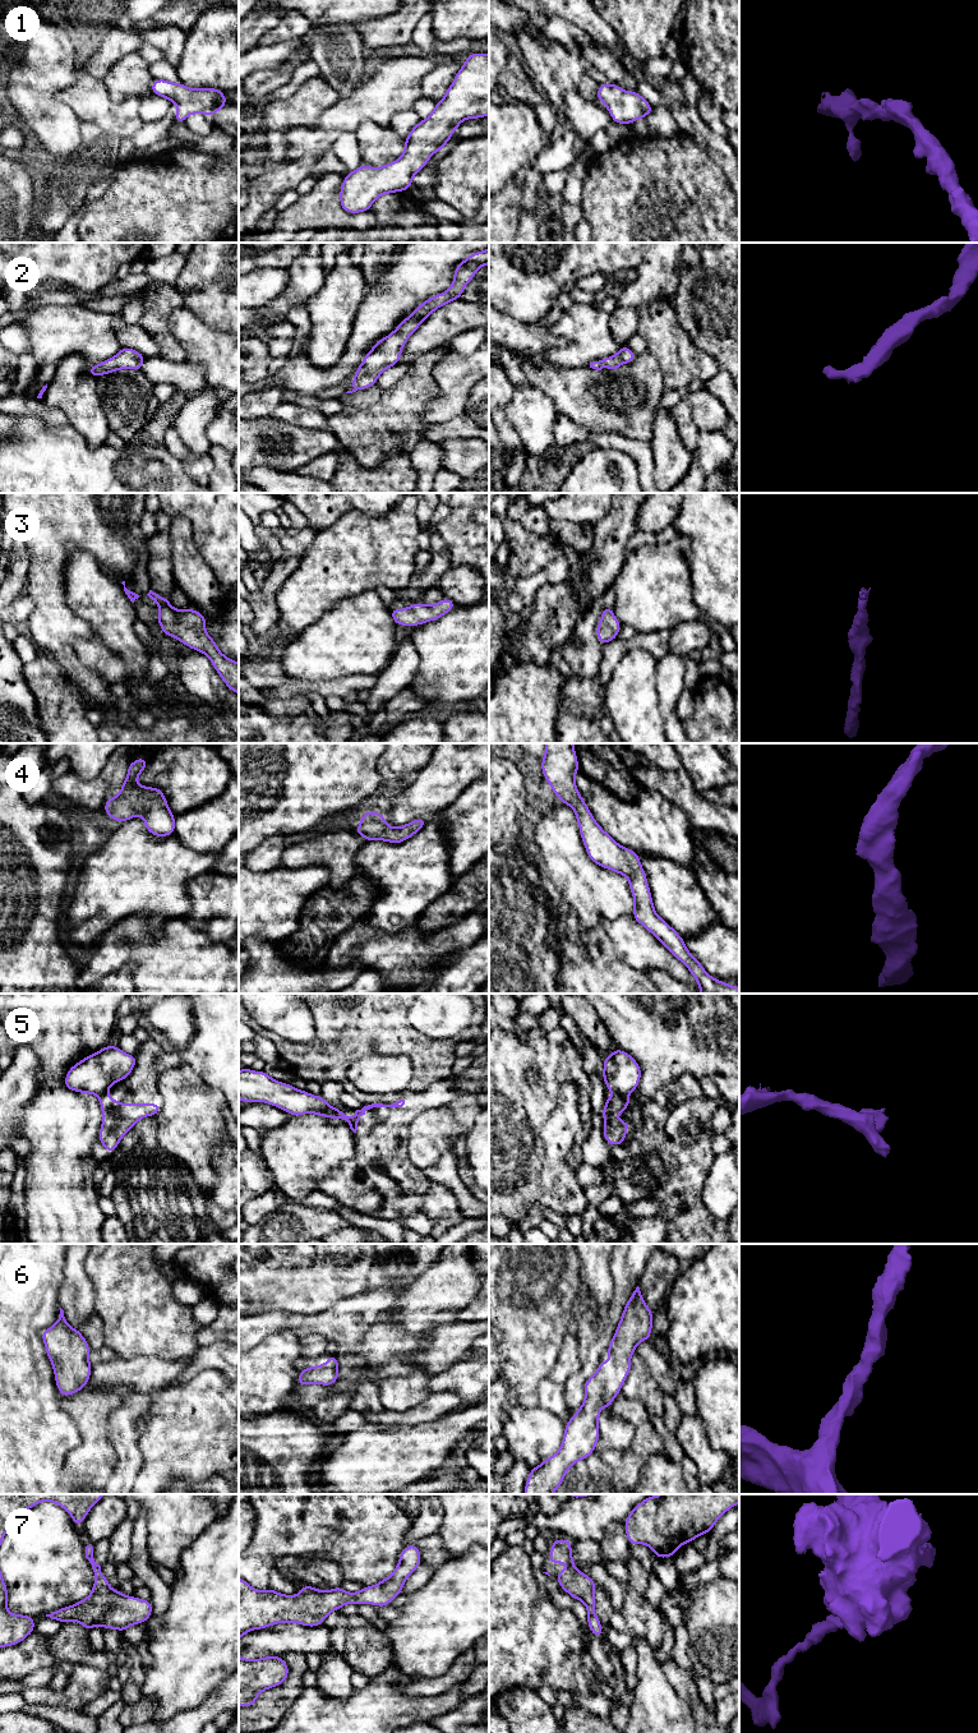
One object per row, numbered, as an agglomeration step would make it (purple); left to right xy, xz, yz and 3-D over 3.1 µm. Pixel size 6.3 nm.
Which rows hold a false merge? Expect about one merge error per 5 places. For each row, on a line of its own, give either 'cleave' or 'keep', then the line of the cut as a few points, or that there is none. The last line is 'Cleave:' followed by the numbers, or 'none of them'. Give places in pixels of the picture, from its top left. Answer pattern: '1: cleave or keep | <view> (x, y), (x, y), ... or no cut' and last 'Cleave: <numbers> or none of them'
1: keep | no cut
2: keep | no cut
3: keep | no cut
4: keep | no cut
5: cleave | yz (614, 1092), (626, 1095)
6: keep | no cut
7: keep | no cut
Cleave: 5

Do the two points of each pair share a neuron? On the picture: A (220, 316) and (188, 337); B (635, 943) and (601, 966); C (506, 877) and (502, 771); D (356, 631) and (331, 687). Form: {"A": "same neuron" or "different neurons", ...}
{"A": "different neurons", "B": "different neurons", "C": "same neuron", "D": "different neurons"}

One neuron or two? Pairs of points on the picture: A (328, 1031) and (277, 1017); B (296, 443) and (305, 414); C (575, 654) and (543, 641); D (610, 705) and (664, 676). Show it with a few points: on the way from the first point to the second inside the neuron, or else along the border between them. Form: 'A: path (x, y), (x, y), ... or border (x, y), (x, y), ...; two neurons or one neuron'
A: border (314, 1018), (310, 1042), (291, 1044), (285, 1038); two neurons
B: border (273, 418), (305, 428), (326, 429); two neurons
C: border (577, 622), (572, 634), (558, 646); two neurons
D: border (656, 660), (656, 694), (658, 705), (662, 710); two neurons

